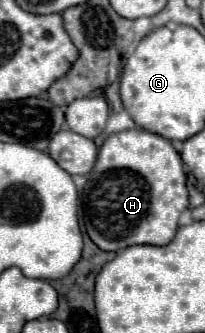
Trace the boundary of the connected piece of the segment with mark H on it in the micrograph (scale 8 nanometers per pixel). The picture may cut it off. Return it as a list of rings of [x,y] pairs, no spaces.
[[[132,129],[110,135],[98,151],[96,165],[88,177],[82,193],[84,227],[88,237],[102,251],[120,251],[130,245],[168,245],[178,229],[178,217],[188,207],[186,173],[182,169],[182,159],[172,147],[172,143],[150,131]]]

